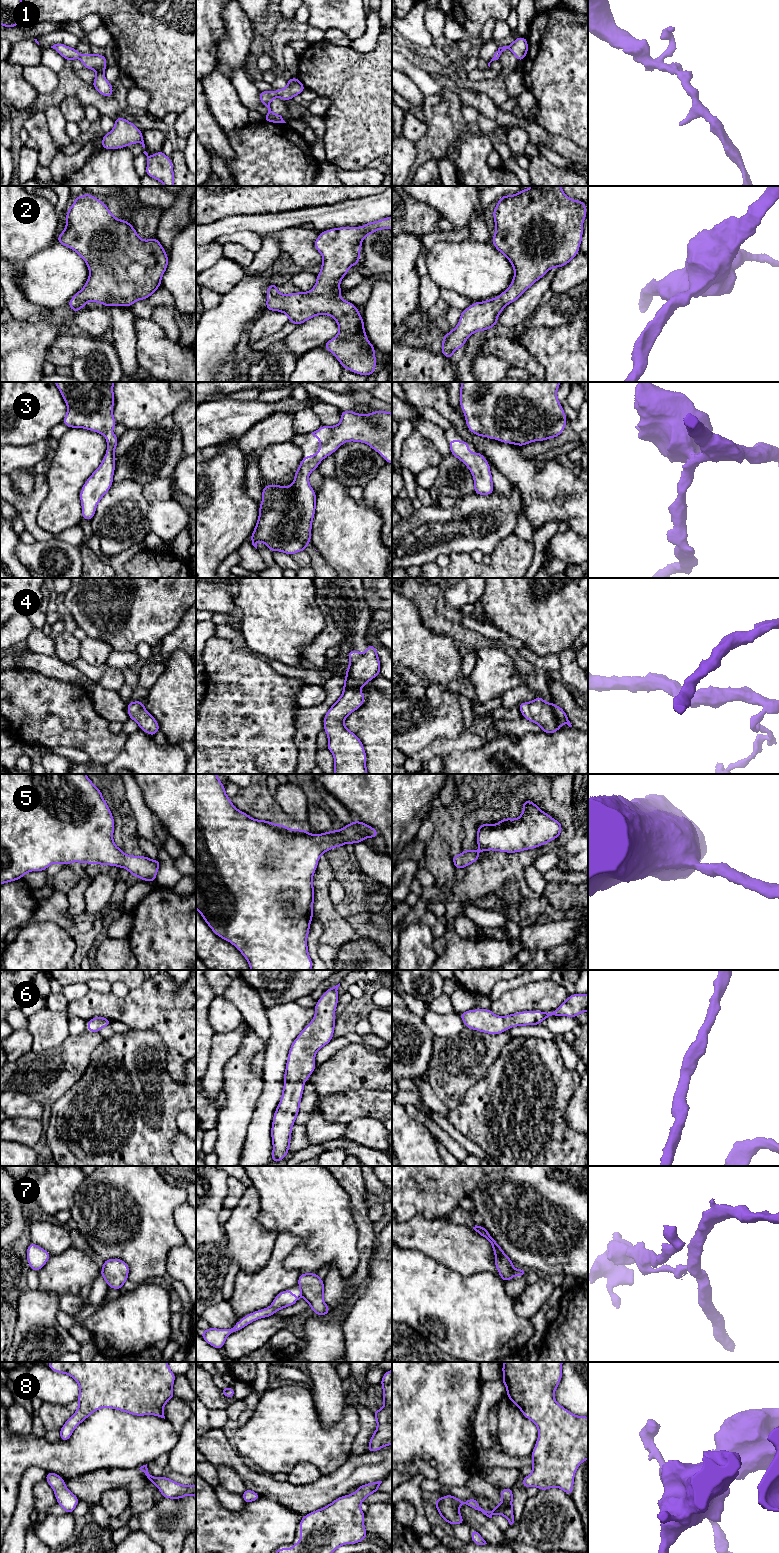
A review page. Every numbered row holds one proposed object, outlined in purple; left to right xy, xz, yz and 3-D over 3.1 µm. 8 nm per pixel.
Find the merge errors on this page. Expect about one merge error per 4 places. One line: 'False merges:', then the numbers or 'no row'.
False merges: 7

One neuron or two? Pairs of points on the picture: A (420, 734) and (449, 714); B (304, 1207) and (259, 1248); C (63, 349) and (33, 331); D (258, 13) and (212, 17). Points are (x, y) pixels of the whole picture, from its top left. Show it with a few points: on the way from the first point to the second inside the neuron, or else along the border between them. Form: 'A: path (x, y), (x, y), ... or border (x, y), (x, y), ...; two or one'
A: path (427, 727), (442, 714); one
B: border (256, 1219), (264, 1228), (272, 1230), (277, 1234); two
C: border (67, 329), (50, 346), (46, 360); two
D: border (242, 10), (252, 27); two

